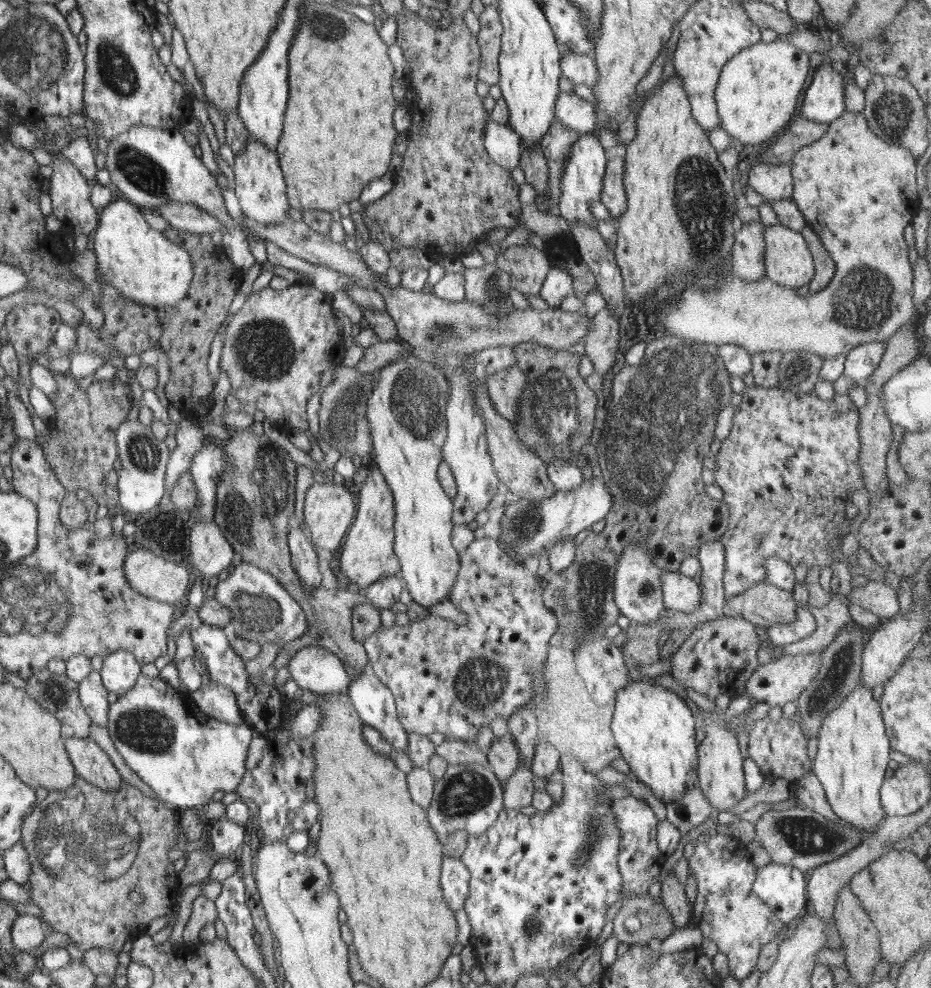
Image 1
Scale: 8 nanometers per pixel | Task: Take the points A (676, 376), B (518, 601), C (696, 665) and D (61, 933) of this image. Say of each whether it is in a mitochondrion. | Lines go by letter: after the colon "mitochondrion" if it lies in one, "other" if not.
A: mitochondrion
B: other
C: other
D: other

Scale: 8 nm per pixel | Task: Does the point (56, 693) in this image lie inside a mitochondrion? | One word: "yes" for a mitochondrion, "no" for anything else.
yes

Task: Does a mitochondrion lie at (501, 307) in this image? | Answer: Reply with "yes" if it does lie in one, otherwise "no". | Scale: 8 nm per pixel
yes

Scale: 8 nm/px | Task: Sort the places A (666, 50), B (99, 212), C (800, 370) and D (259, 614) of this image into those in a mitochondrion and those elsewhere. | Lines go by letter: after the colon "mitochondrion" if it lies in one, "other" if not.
A: other
B: other
C: mitochondrion
D: mitochondrion

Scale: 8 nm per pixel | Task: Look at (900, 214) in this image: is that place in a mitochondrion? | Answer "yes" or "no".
no

